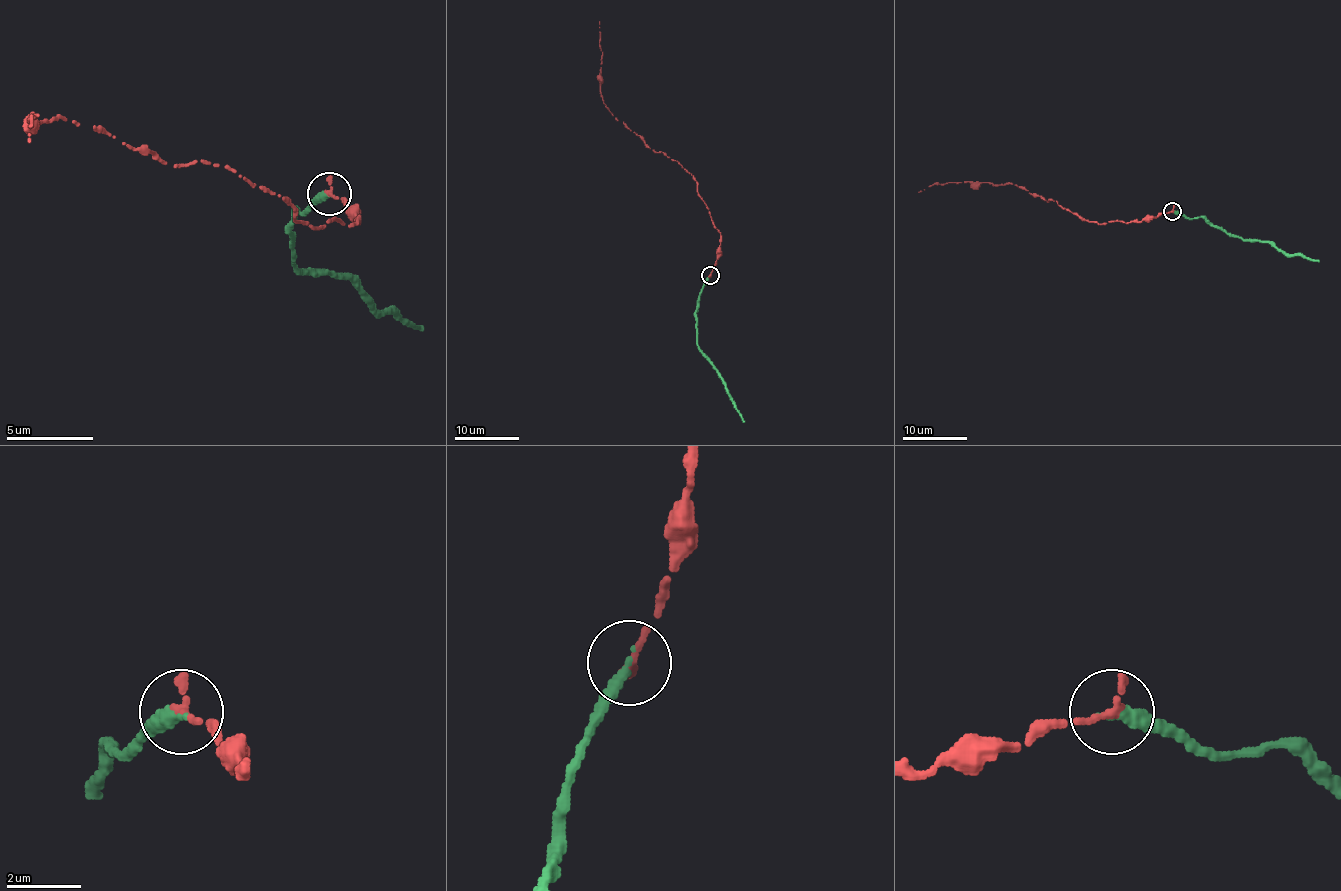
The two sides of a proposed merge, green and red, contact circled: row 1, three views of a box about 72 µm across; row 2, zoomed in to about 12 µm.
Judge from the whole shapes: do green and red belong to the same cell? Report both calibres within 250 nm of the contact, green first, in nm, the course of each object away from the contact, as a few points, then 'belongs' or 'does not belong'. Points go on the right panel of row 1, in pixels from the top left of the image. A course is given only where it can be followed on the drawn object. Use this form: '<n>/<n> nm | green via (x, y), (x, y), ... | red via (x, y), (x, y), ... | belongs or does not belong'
320/280 nm | green via (1171, 211), (1187, 218), (1203, 216), (1210, 223), (1242, 237), (1266, 240), (1290, 255), (1319, 261) | red via (1171, 211), (1141, 221), (1098, 224), (1011, 183), (945, 183), (918, 192) | does not belong

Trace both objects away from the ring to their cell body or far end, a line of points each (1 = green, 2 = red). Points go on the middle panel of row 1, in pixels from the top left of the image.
1: (709, 274), (695, 313), (697, 345), (745, 422)
2: (709, 274), (717, 258), (721, 233), (697, 191), (697, 181), (677, 161), (650, 148), (604, 103), (599, 21)

